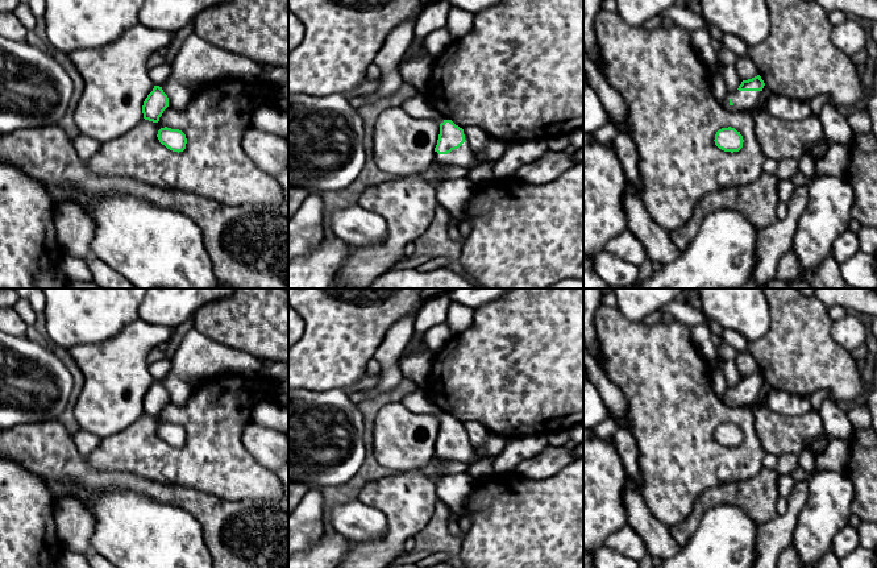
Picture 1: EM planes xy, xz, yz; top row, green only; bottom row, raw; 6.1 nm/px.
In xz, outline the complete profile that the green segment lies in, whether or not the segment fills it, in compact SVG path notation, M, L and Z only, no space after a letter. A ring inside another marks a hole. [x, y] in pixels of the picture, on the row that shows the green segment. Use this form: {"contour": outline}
{"contour": "M423 94L404 101L402 108L419 119L433 119L440 123L440 134L435 148L435 161L441 165L471 170L478 166L475 156L465 140L464 129L452 120L445 120L424 98Z"}

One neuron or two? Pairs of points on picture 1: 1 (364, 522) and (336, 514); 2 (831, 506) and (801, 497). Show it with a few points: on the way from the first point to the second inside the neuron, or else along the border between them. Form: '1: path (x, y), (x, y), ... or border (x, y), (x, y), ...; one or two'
1: path (357, 522), (343, 517); one
2: border (822, 471), (810, 477), (809, 494), (796, 527); two

